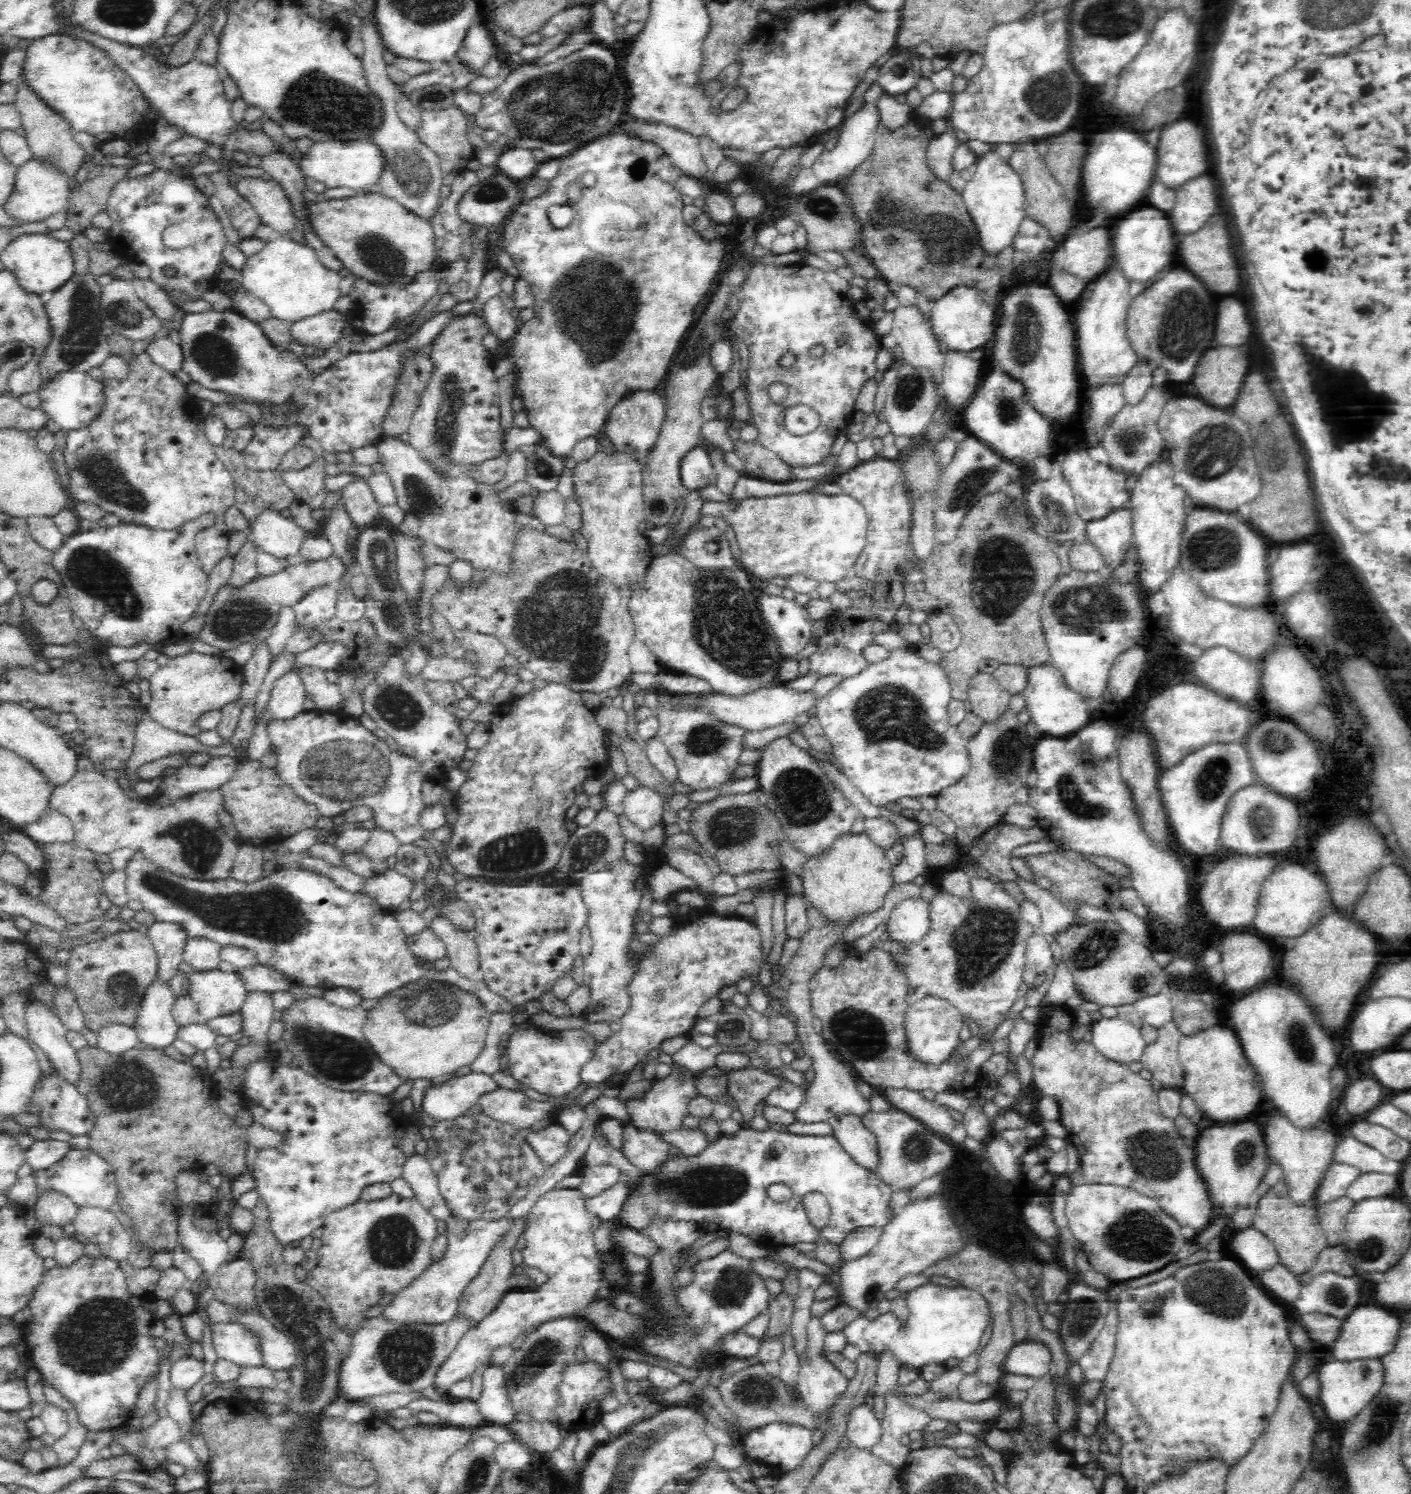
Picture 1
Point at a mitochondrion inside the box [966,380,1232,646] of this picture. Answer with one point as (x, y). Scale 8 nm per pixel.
(1003, 571)

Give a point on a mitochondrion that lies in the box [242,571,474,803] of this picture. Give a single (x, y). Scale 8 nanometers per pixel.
(397, 707)

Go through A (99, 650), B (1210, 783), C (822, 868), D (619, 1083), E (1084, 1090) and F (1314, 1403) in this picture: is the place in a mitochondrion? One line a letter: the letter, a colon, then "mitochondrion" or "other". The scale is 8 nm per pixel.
A: other
B: mitochondrion
C: other
D: other
E: other
F: other

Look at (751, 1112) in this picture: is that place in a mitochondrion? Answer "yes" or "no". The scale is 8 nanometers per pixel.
no

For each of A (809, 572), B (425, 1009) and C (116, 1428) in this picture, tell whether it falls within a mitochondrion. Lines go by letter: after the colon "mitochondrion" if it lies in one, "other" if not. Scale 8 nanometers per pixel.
A: other
B: mitochondrion
C: other

